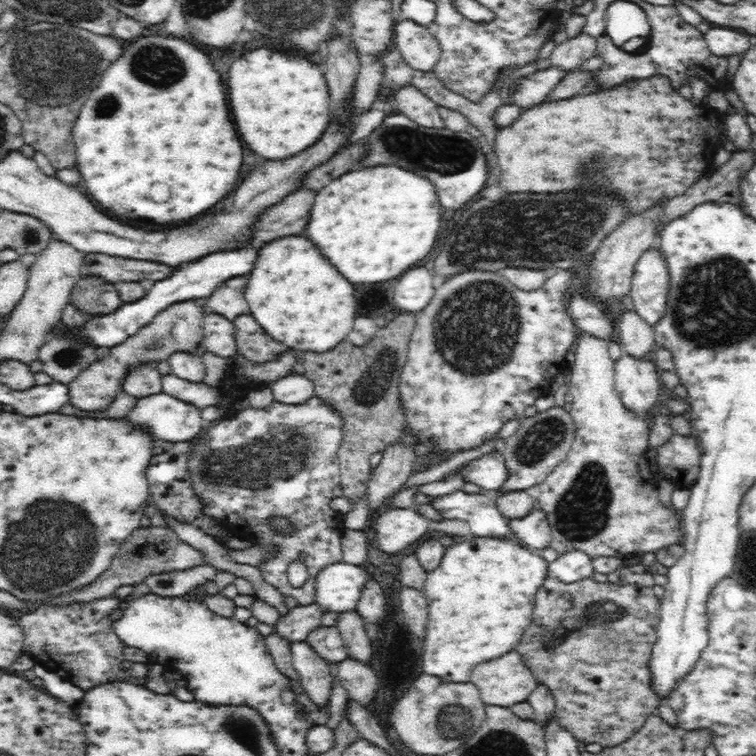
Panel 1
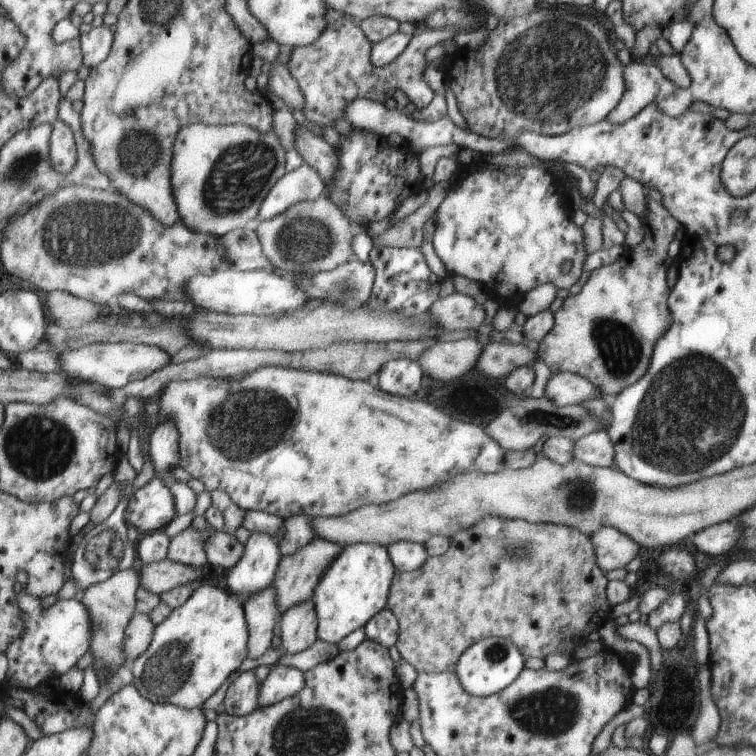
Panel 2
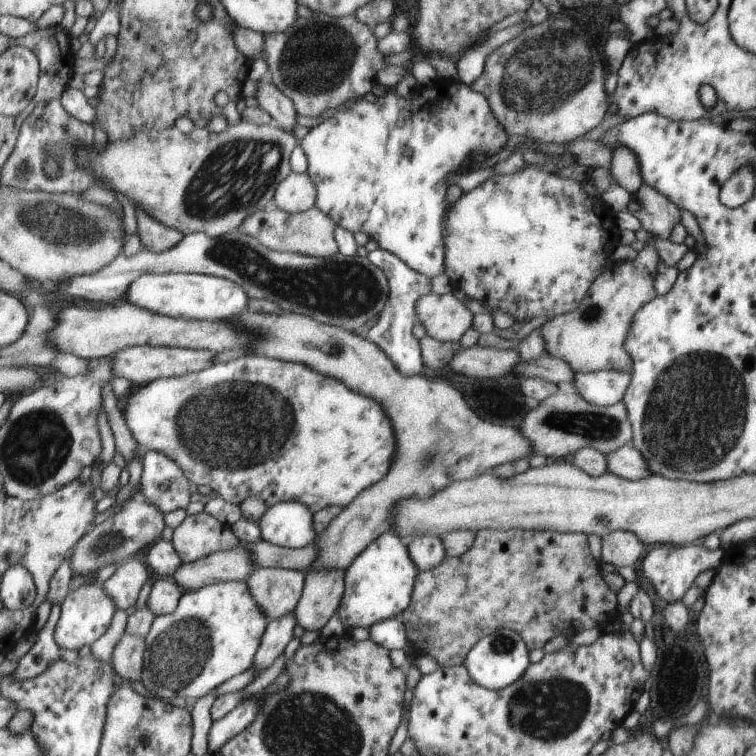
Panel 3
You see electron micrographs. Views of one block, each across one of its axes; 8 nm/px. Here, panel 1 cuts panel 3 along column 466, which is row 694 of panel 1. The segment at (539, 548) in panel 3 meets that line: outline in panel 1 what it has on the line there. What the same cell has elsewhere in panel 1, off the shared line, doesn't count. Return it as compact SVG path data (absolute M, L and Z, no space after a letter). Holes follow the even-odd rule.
M548 576L546 580L544 580L542 587L537 591L534 619L530 622L529 629L526 629L526 634L522 636L521 642L518 642L518 645L515 646L515 650L523 658L526 668L532 671L537 684L545 684L554 697L555 714L556 717L558 717L557 722L559 722L559 725L563 726L568 732L571 732L578 741L586 742L587 744L598 742L603 747L616 746L618 743L632 738L645 723L644 720L647 720L646 716L651 716L652 712L657 712L658 707L662 705L663 701L653 692L653 674L651 674L649 669L652 648L654 648L654 644L656 644L656 640L658 640L657 634L650 634L650 630L648 630L650 624L638 624L638 626L634 626L636 621L644 621L646 616L648 616L648 618L659 618L660 606L661 602L654 595L653 588L639 588L634 584L620 586L610 583L609 581L605 584L600 584L600 582L595 582L592 578L565 584L558 578ZM628 624L632 625L630 632L626 632L626 625Z

